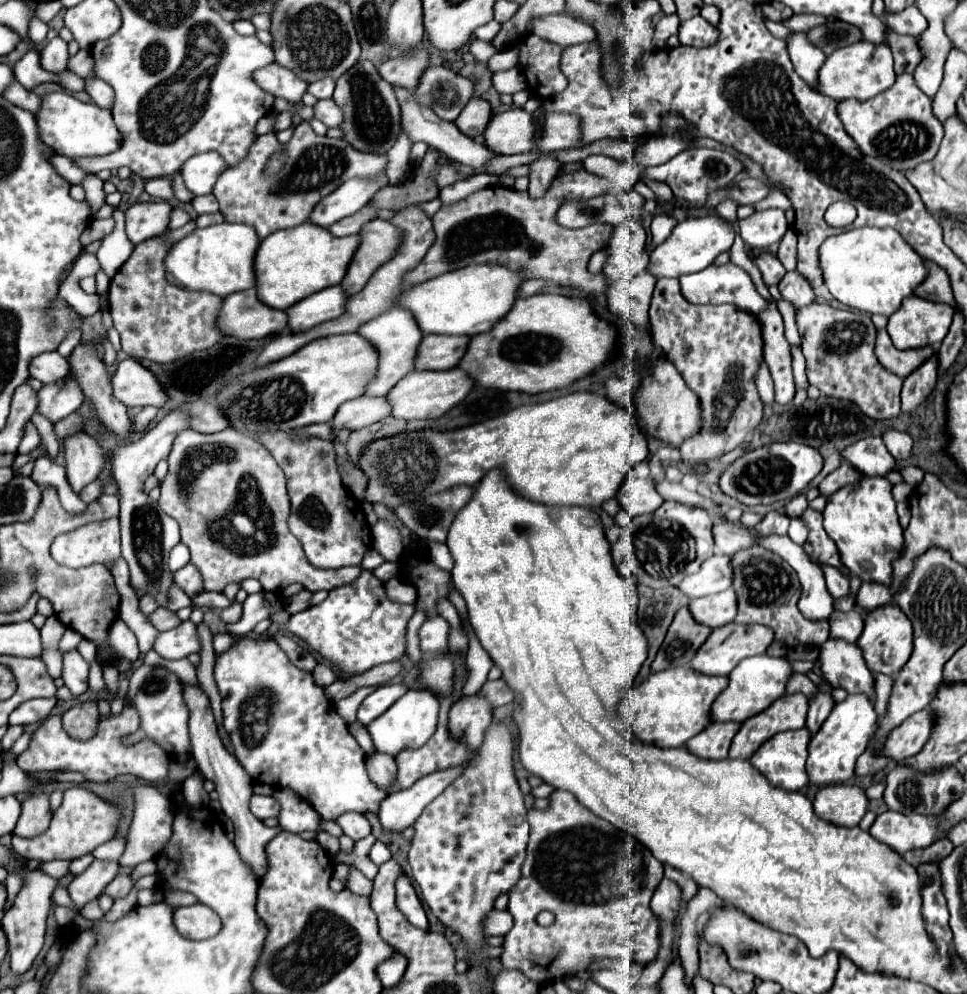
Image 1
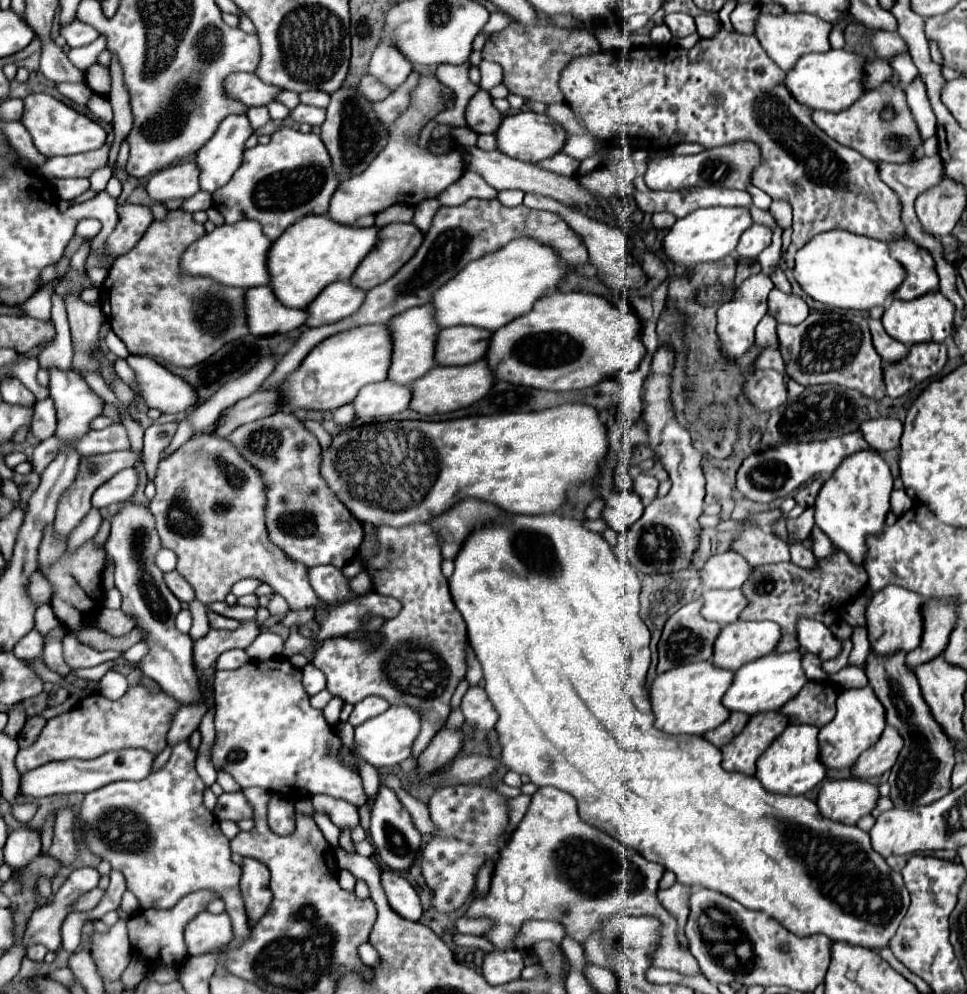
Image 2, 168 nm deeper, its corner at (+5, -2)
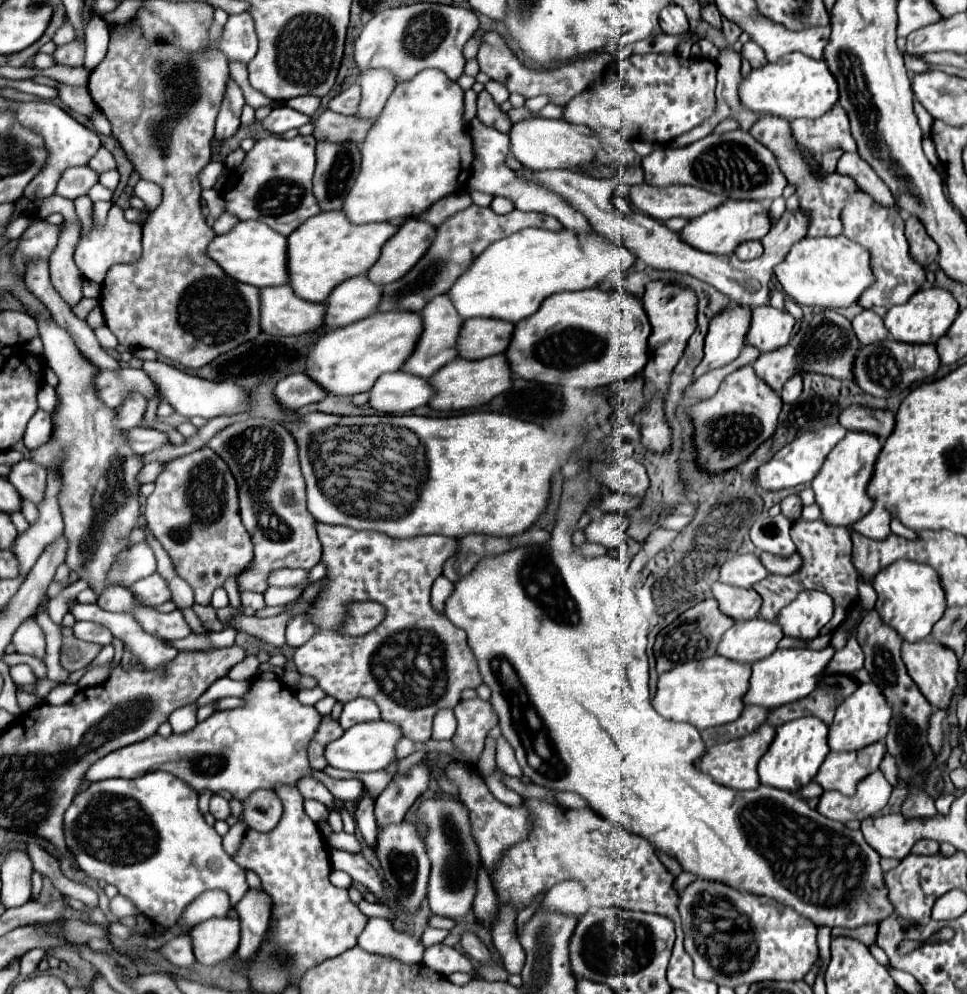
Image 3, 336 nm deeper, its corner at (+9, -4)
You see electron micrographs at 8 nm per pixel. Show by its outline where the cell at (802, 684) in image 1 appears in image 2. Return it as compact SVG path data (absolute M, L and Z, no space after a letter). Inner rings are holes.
M808 681L802 691L786 703L780 713L784 713L790 723L806 723L822 727L836 713L838 687L830 681Z

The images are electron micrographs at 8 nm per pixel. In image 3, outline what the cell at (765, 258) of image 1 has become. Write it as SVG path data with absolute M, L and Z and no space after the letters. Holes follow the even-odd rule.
M728 307L710 321L706 335L704 359L694 371L694 379L732 363L744 347L744 337L750 327L750 309Z

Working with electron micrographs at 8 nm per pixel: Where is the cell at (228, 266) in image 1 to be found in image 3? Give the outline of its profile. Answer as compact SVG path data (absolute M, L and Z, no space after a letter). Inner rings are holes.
M240 221L230 233L214 237L208 245L208 255L236 281L260 289L288 283L288 241L260 221Z

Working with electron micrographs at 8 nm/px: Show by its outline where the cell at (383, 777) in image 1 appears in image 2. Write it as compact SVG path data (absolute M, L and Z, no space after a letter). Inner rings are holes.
M380 785L376 801L372 805L372 823L370 823L370 835L372 835L372 843L378 849L380 859L390 867L390 869L400 869L400 871L408 871L412 861L418 855L420 849L420 833L414 829L410 813L402 807L402 803L398 801L396 793L392 789L388 789L386 785Z

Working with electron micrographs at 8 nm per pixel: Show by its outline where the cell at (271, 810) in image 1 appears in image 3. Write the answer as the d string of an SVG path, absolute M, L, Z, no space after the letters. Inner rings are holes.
M212 795L210 797L210 813L216 817L216 819L226 819L230 817L230 805L224 797L220 795Z

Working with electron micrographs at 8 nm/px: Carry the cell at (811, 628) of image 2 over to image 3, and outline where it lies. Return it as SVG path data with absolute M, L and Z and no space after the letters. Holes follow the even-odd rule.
M802 591L790 605L786 605L778 613L776 623L780 623L780 627L784 629L784 635L814 639L818 631L832 619L832 615L834 603L826 593Z

